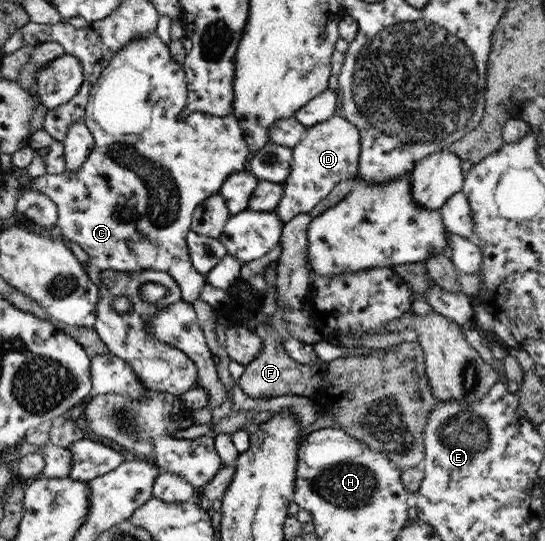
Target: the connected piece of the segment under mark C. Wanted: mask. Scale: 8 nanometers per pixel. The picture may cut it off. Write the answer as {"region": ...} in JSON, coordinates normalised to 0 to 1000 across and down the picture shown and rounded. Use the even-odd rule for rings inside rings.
{"region":[[[286,61],[281,65],[259,65],[248,68],[244,76],[231,81],[222,92],[211,98],[200,118],[194,118],[189,133],[182,139],[178,152],[171,155],[163,168],[163,187],[158,198],[154,224],[163,235],[163,244],[171,253],[171,270],[165,287],[156,301],[130,320],[116,318],[108,323],[92,323],[83,320],[79,325],[57,327],[57,336],[50,344],[37,344],[35,355],[46,349],[66,351],[90,362],[103,377],[106,388],[106,407],[103,418],[108,427],[119,434],[119,440],[145,451],[163,473],[167,488],[183,494],[183,499],[215,499],[229,503],[244,501],[292,501],[305,503],[325,519],[334,540],[334,555],[352,560],[365,553],[369,530],[376,527],[378,510],[365,506],[350,488],[350,475],[343,455],[343,433],[349,429],[352,396],[383,362],[402,357],[406,340],[413,336],[417,325],[428,318],[451,314],[453,292],[457,292],[457,266],[450,262],[448,244],[442,240],[442,229],[428,211],[417,214],[391,214],[391,211],[358,207],[347,209],[343,216],[332,216],[332,203],[341,198],[345,189],[345,166],[341,161],[341,137],[336,124],[328,120],[310,98],[308,81],[301,79]]]}

